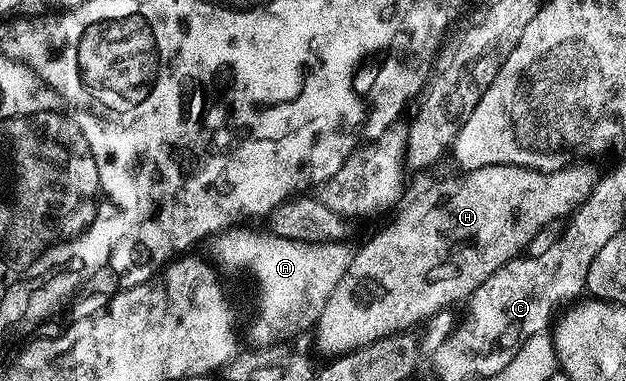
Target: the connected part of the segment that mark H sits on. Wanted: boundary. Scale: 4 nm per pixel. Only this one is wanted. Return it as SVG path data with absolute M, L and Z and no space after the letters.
M513 164L484 166L478 170L455 174L456 176L450 177L449 180L444 180L441 184L436 184L433 188L426 189L417 200L410 201L377 236L372 237L361 248L357 247L355 249L346 274L342 274L338 286L334 286L330 298L326 298L326 306L321 309L319 321L315 325L315 328L317 327L316 344L325 352L325 357L335 358L342 356L345 352L353 352L355 348L366 346L378 338L386 338L387 336L393 336L395 332L407 332L415 329L415 324L417 326L423 325L434 313L449 309L452 306L450 304L454 304L458 300L460 302L467 301L475 288L482 286L482 282L486 282L486 278L490 278L490 274L494 274L494 270L501 268L507 260L513 259L517 253L524 249L522 247L530 243L536 234L542 231L547 224L554 223L559 216L561 218L567 217L577 204L580 204L581 201L585 200L592 193L592 188L598 179L598 172L595 172L592 168L572 167L565 166L556 172L539 172L537 168L519 168Z

